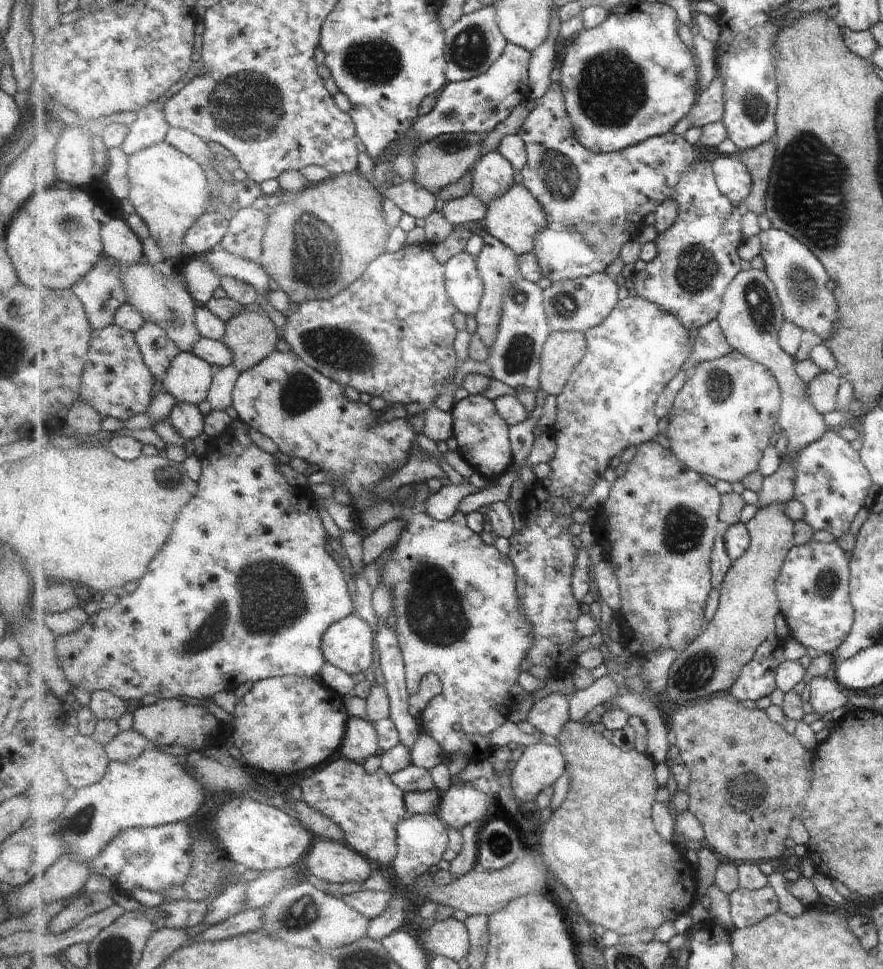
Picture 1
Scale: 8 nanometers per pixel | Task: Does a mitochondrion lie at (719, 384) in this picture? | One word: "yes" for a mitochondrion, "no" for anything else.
yes

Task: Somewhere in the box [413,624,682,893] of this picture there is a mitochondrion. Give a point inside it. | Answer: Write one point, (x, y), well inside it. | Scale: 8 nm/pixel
(498, 844)

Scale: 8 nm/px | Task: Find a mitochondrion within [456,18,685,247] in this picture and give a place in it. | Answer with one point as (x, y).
(612, 88)

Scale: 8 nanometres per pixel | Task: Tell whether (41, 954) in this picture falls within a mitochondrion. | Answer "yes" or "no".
no

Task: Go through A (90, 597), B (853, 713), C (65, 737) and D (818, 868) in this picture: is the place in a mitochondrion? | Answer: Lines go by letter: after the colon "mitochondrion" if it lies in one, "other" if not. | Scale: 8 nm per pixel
A: other
B: other
C: other
D: other

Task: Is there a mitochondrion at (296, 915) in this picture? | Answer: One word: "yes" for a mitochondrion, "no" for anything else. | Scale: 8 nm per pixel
yes

